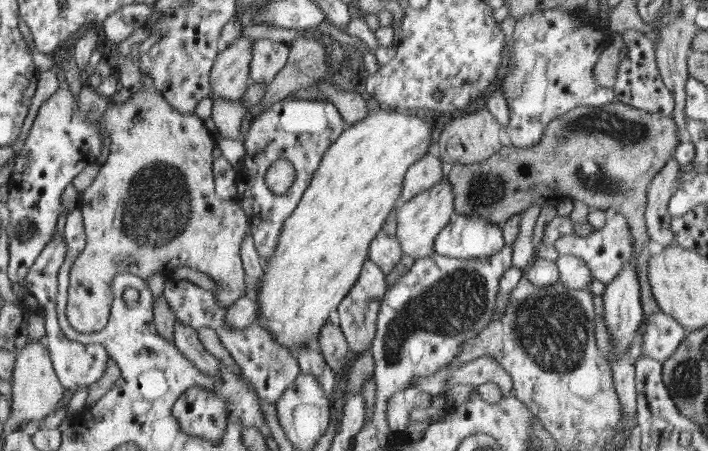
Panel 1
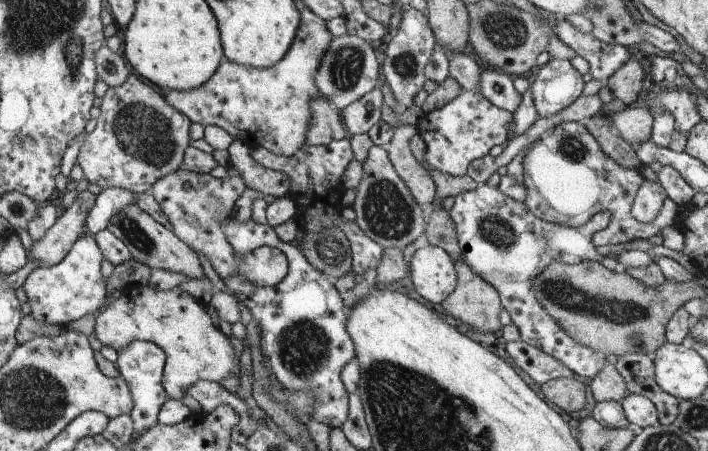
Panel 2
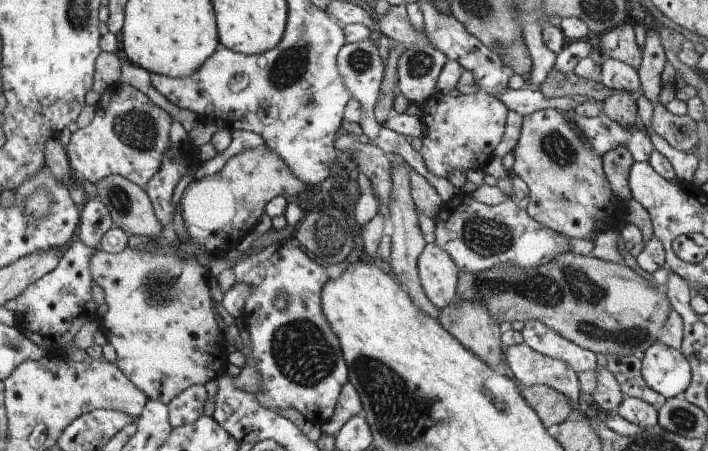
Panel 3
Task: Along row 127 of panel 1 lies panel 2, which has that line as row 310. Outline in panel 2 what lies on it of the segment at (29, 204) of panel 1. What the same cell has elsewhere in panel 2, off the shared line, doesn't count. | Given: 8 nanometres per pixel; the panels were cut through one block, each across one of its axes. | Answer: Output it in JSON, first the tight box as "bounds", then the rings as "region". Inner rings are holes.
{"bounds":[23,234,109,328],"region":[[[84,234],[58,264],[34,269],[23,284],[32,317],[47,325],[67,328],[71,322],[103,309],[108,302],[109,293],[100,271],[103,259],[102,251],[93,235]]]}

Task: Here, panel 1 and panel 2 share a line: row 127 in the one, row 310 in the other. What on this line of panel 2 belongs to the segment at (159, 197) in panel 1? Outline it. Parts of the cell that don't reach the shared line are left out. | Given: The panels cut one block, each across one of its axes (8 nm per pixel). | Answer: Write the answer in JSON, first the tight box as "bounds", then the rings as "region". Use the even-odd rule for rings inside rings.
{"bounds":[95,281,240,400],"region":[[[151,281],[147,284],[140,285],[132,285],[131,287],[122,290],[122,295],[120,298],[114,301],[108,301],[107,304],[101,310],[100,316],[95,318],[95,333],[96,337],[104,346],[111,346],[112,348],[121,348],[128,346],[128,344],[132,344],[134,340],[150,340],[154,344],[158,345],[165,352],[165,367],[163,370],[163,387],[165,392],[167,393],[168,398],[180,400],[187,394],[188,389],[198,382],[198,380],[205,381],[214,381],[221,383],[224,378],[228,378],[228,376],[240,376],[240,361],[238,356],[236,356],[236,352],[234,350],[234,346],[230,344],[230,338],[224,335],[219,327],[214,326],[211,316],[206,311],[206,306],[201,300],[196,300],[193,296],[188,294],[184,289],[180,288],[180,286],[174,286],[174,288],[163,290],[160,289],[156,284]]]}

